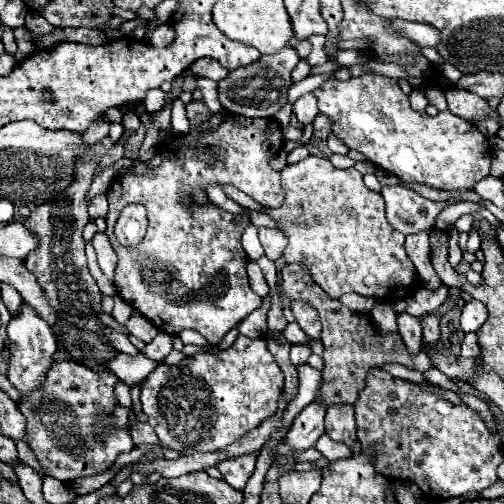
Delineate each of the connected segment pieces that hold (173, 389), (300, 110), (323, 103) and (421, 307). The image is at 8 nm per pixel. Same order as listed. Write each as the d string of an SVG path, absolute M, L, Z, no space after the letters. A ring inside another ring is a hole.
M238 335L234 345L218 353L198 353L186 357L178 365L158 363L158 367L144 379L140 385L142 411L148 415L148 423L154 427L160 441L178 451L180 455L188 453L206 453L206 451L224 451L230 443L258 427L264 419L278 411L280 393L284 387L284 373L276 365L272 353L266 347L266 339L250 339Z
M312 93L302 95L296 103L294 103L294 115L300 121L300 125L306 125L310 121L314 121L316 113L316 97L312 97Z
M364 74L343 81L330 79L314 91L320 113L332 117L332 133L338 135L348 149L360 151L376 167L394 173L408 183L424 183L444 191L474 189L474 185L490 173L488 139L476 125L442 111L436 117L418 113L410 107L408 95L400 89L398 80L379 74ZM336 127L346 129L336 129Z
M442 285L440 289L435 290L419 287L414 292L411 295L411 301L406 301L408 303L406 311L410 315L416 315L416 317L422 317L426 313L434 313L444 303L444 299L448 297L448 287L446 285Z

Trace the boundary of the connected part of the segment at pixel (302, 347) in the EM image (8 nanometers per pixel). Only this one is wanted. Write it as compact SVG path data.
M298 343L298 345L292 345L290 349L290 359L294 365L302 365L306 363L306 359L312 355L312 349L308 343Z

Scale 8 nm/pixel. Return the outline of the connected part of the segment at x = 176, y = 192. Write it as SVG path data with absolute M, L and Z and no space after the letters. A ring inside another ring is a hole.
M190 101L186 107L186 115L190 121L190 131L186 135L174 135L164 145L156 145L154 157L148 161L152 165L150 177L138 177L132 173L118 173L108 187L108 215L106 215L106 235L118 255L118 265L114 271L114 285L118 295L136 307L146 319L150 319L158 331L178 335L184 329L194 329L202 333L210 345L218 345L220 339L236 327L242 319L246 319L254 309L262 305L262 297L258 297L250 285L246 275L248 257L242 249L240 237L242 231L250 225L250 211L244 213L228 213L216 207L212 201L198 205L192 195L196 189L206 191L208 185L234 185L236 189L250 195L254 201L270 207L280 207L284 201L284 191L280 185L280 173L270 167L270 159L276 157L282 149L282 129L276 119L246 119L236 113L224 111L222 123L214 129L202 131L202 125L210 121L214 115L202 101ZM182 195L188 197L188 207L182 203ZM128 203L139 203L148 209L148 231L136 247L124 247L116 243L114 225L120 211Z

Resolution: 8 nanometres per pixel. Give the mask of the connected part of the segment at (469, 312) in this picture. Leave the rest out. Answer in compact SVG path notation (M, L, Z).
M470 301L464 305L462 309L462 317L460 317L460 325L462 325L462 331L464 333L470 333L470 331L478 331L488 319L488 309L484 303L480 301Z

